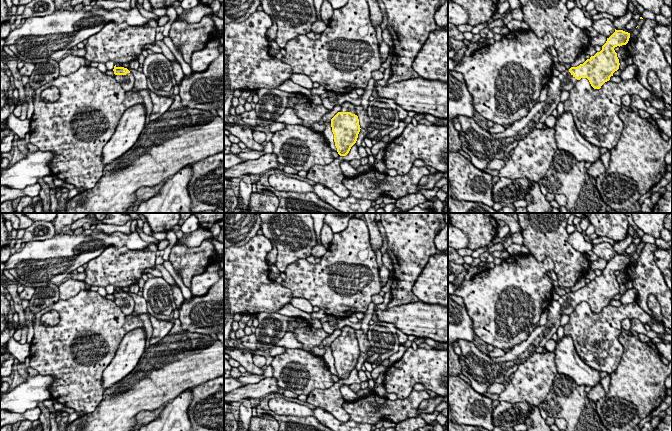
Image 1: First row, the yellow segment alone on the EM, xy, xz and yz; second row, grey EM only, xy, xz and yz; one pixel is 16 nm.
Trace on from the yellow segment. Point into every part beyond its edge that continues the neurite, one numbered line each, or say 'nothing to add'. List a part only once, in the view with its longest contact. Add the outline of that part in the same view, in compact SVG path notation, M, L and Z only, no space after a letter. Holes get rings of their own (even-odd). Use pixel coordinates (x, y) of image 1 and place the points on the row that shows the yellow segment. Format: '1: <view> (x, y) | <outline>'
1: xz (346, 106) | M344 102L342 105L341 105L341 110L340 112L351 112L352 114L356 114L356 111L355 111L355 105L354 104L351 104L349 102Z

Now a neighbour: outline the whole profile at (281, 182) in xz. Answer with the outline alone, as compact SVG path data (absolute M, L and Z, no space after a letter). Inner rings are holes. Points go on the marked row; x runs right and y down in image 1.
M412 166L407 174L394 177L372 168L364 174L343 179L342 184L350 192L347 198L339 197L322 184L316 183L312 186L305 181L288 177L284 173L270 175L269 184L278 191L314 192L322 201L341 213L367 213L372 202L381 196L390 196L397 200L408 194L419 192L418 183L423 176L427 175L430 175L430 171L426 167Z

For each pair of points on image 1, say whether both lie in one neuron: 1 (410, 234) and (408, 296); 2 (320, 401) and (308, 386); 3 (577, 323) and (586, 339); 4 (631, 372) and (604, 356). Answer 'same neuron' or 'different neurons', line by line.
1: same neuron
2: different neurons
3: same neuron
4: different neurons

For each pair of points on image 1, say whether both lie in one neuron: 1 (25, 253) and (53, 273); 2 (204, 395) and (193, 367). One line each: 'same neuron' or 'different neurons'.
1: same neuron
2: different neurons

